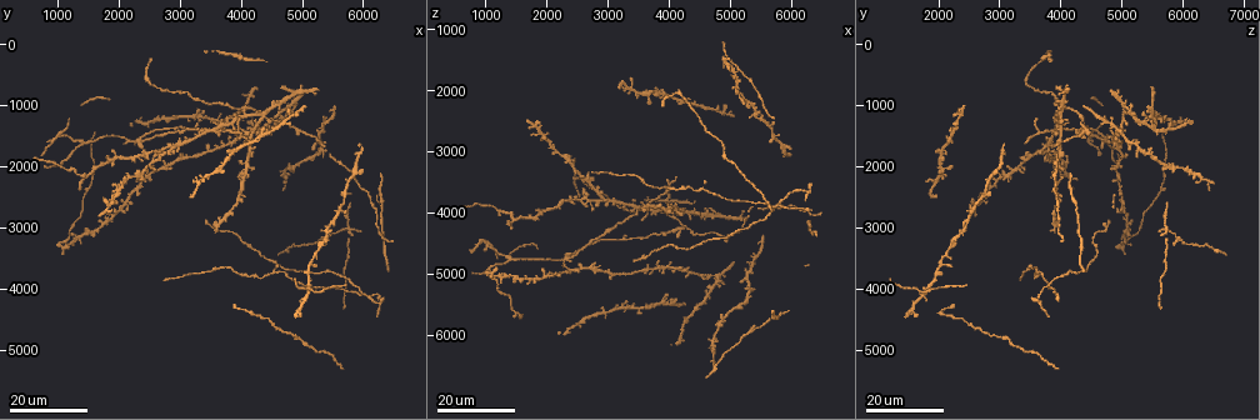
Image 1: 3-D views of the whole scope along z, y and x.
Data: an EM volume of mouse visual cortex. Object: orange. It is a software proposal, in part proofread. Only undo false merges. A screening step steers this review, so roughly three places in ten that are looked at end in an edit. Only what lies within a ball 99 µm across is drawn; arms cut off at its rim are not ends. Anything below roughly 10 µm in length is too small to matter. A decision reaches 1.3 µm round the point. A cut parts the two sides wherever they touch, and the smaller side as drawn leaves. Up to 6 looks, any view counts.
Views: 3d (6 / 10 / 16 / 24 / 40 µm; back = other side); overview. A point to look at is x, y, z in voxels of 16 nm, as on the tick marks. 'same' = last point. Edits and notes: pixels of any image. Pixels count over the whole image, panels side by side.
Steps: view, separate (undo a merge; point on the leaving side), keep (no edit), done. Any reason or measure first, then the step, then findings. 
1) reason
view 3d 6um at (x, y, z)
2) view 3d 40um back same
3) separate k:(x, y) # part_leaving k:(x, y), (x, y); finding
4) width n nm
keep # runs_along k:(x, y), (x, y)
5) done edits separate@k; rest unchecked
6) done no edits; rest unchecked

thin arm on a thick one
view 3d 24um at (1050, 3300, 4950)

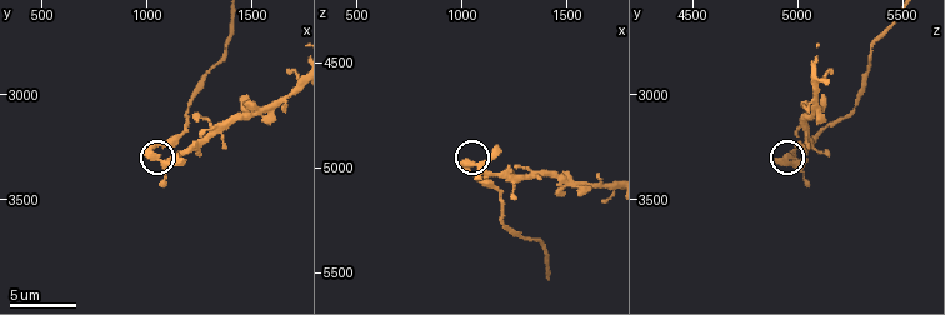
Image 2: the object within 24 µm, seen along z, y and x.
view 3d 6um at (1040, 3300, 4990)

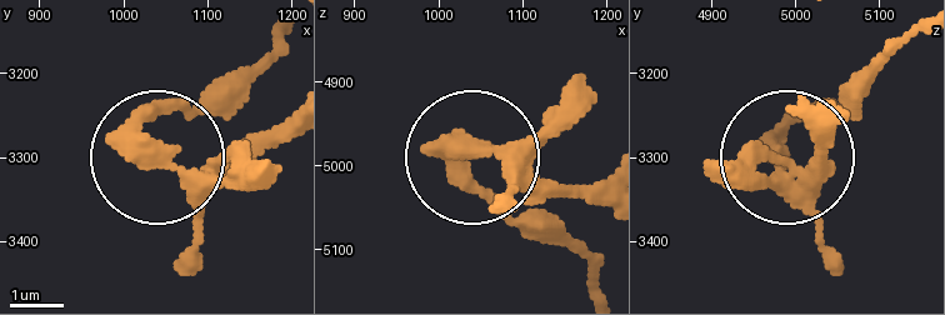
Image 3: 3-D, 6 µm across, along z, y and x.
separate 3:(174, 106) # a second neuron is stuck on

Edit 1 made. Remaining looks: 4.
view overview

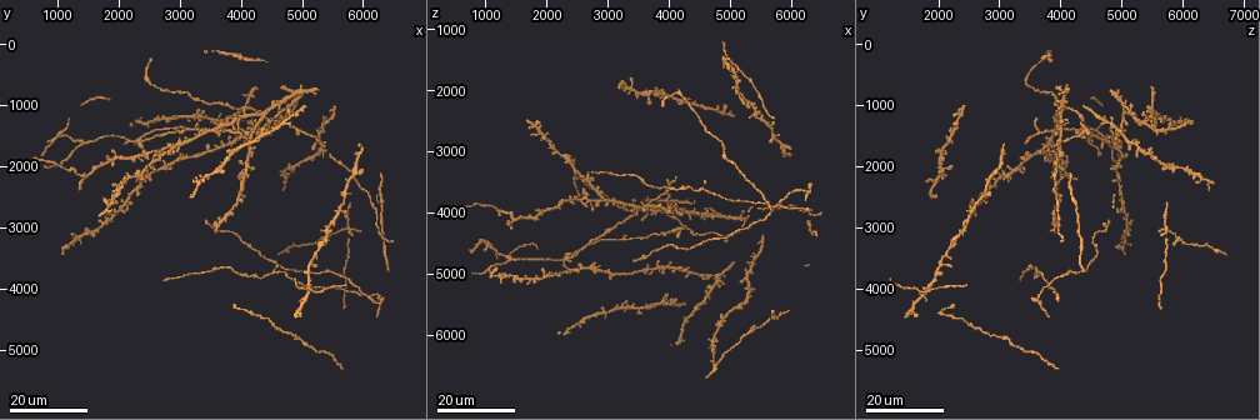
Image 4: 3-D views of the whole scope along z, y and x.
four arms meet
view 3d 16um at (1850, 2850, 5100)

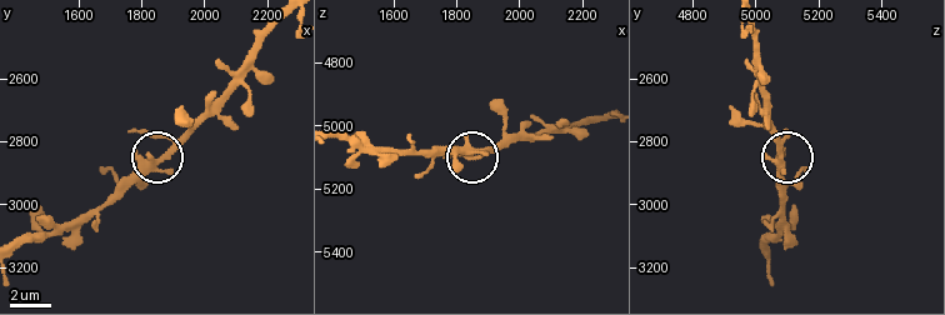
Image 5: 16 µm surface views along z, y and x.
view 3d 6um at (1820, 2870, 5080)

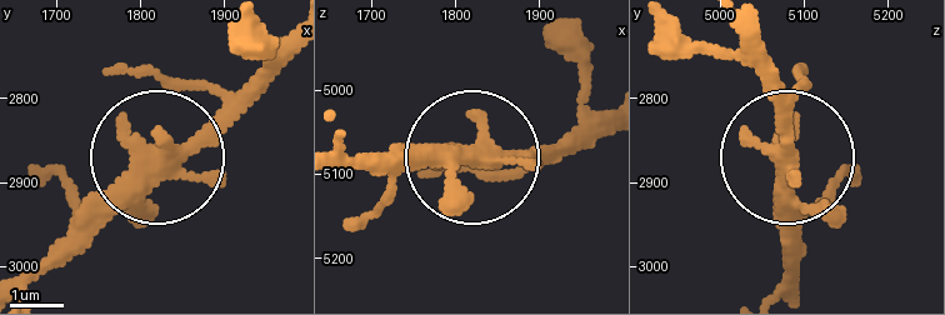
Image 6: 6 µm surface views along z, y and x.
view 3d 6um back at (1830, 2870, 5075)

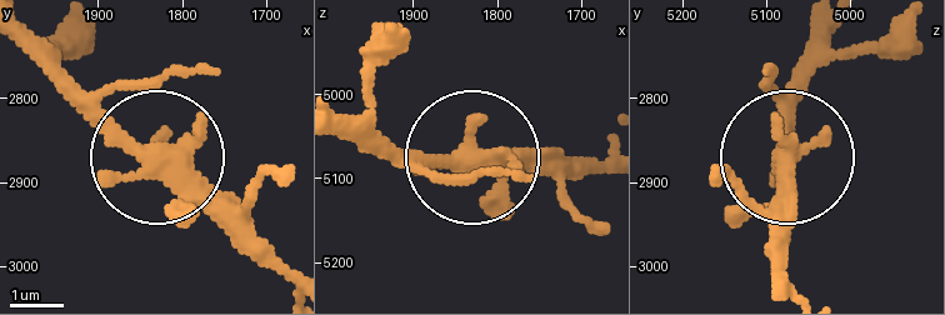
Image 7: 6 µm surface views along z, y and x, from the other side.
width 350 nm
keep # one neuron here

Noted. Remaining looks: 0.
done edits separate@3; rest unchecked

